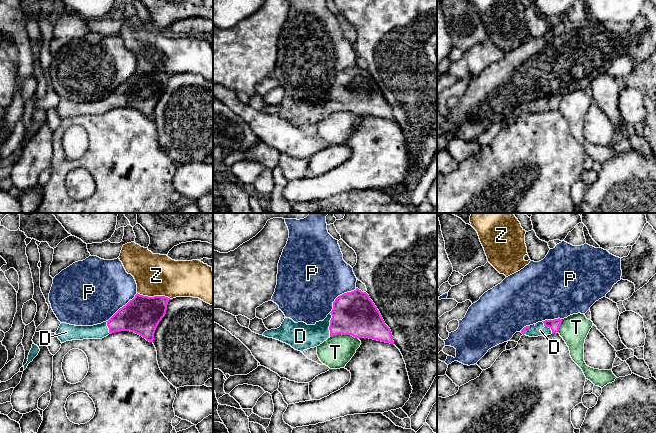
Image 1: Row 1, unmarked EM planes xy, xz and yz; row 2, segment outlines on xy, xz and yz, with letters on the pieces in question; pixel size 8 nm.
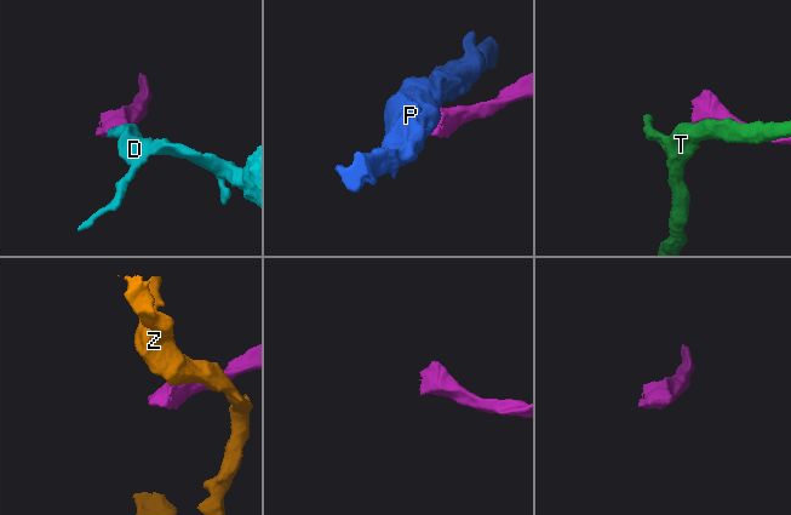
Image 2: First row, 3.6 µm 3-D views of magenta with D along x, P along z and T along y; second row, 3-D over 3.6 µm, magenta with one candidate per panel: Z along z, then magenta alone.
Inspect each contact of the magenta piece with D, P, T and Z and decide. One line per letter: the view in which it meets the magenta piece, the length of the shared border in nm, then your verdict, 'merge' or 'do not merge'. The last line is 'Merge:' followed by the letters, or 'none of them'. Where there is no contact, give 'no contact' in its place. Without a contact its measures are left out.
D: contact in xz; length 200 nm; merge
P: contact in xz; length 300 nm; do not merge
T: contact in xz; length 220 nm; do not merge
Z: contact in xy; length 280 nm; do not merge
Merge: D

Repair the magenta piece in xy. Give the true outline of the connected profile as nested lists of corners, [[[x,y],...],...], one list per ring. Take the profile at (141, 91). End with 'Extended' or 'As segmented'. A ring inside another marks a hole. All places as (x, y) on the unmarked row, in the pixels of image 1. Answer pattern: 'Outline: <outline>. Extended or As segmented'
Outline: [[[137,69],[108,97],[93,102],[61,99],[55,110],[64,119],[72,116],[102,115],[115,108],[130,107],[153,118],[155,106],[166,90],[169,76],[165,72],[148,73]]]. Extended

